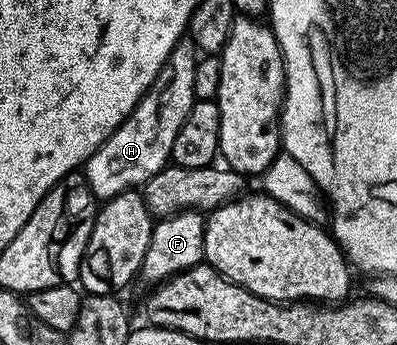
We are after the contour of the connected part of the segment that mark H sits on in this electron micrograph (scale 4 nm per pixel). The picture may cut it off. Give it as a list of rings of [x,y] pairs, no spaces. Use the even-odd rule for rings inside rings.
[[[184,36],[168,56],[164,68],[160,68],[156,80],[150,85],[145,96],[136,104],[134,111],[85,162],[86,183],[95,199],[115,198],[120,192],[141,187],[171,161],[177,133],[198,101],[194,88],[197,59],[196,44],[190,37]]]

